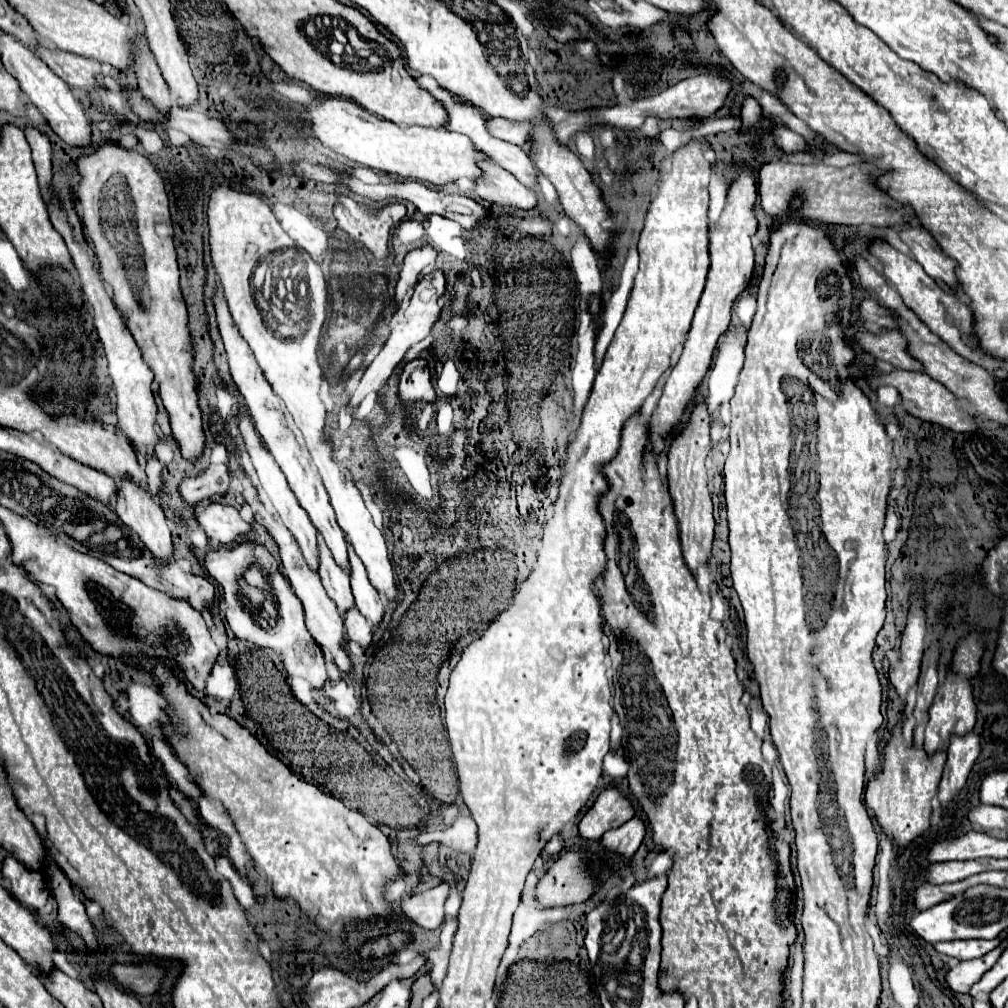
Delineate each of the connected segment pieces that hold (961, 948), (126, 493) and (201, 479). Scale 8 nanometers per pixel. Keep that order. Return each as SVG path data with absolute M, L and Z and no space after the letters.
M956 939L956 941L942 941L936 943L934 949L938 953L956 957L956 959L978 959L982 955L986 955L988 951L992 951L994 947L998 947L1000 939L992 939L992 941L982 941L982 939Z
M122 481L118 487L118 503L116 503L116 513L122 519L122 523L126 527L130 527L140 541L144 543L144 547L154 555L154 561L158 563L158 567L170 563L174 559L174 543L172 543L172 533L170 533L170 525L166 521L166 515L162 511L162 507L152 499L152 495L140 487L136 487L134 483Z
M226 463L220 465L210 465L202 475L194 479L186 479L180 485L180 493L186 503L198 503L204 499L214 499L216 495L224 495L230 483L232 471L226 467Z

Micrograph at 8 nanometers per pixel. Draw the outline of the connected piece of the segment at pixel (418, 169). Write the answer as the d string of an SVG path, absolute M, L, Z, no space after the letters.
M320 97L320 107L308 107L310 115L308 121L312 121L312 129L314 135L332 151L378 171L390 173L390 175L402 175L408 179L416 179L422 183L432 183L432 185L446 185L452 181L458 181L462 177L466 179L478 179L482 177L482 169L480 169L480 161L490 161L490 157L482 155L482 151L474 151L474 143L470 143L470 139L462 133L454 133L454 131L446 131L446 129L430 129L430 127L398 127L392 121L386 121L378 115L368 113L366 109L362 109L360 105L356 105L350 99L338 99L338 97Z

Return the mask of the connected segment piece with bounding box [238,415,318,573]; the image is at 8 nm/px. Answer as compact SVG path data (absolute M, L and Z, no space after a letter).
M240 415L240 417L238 417L238 427L240 427L242 439L244 439L244 447L246 447L246 451L250 453L252 465L254 465L254 469L256 469L260 489L264 491L264 495L268 497L268 501L274 505L278 519L280 519L280 521L288 527L288 531L294 535L294 539L296 539L296 543L298 543L298 547L300 547L300 551L302 551L302 555L304 555L308 567L318 573L318 539L316 539L316 527L312 525L312 521L310 521L310 517L306 515L306 511L304 511L304 509L298 505L298 501L294 499L294 493L290 491L290 487L288 487L288 483L286 483L286 477L284 477L284 473L280 471L280 467L274 463L274 457L268 453L266 447L262 447L260 439L258 439L258 435L256 435L256 431L254 431L252 419L250 419L248 415Z

